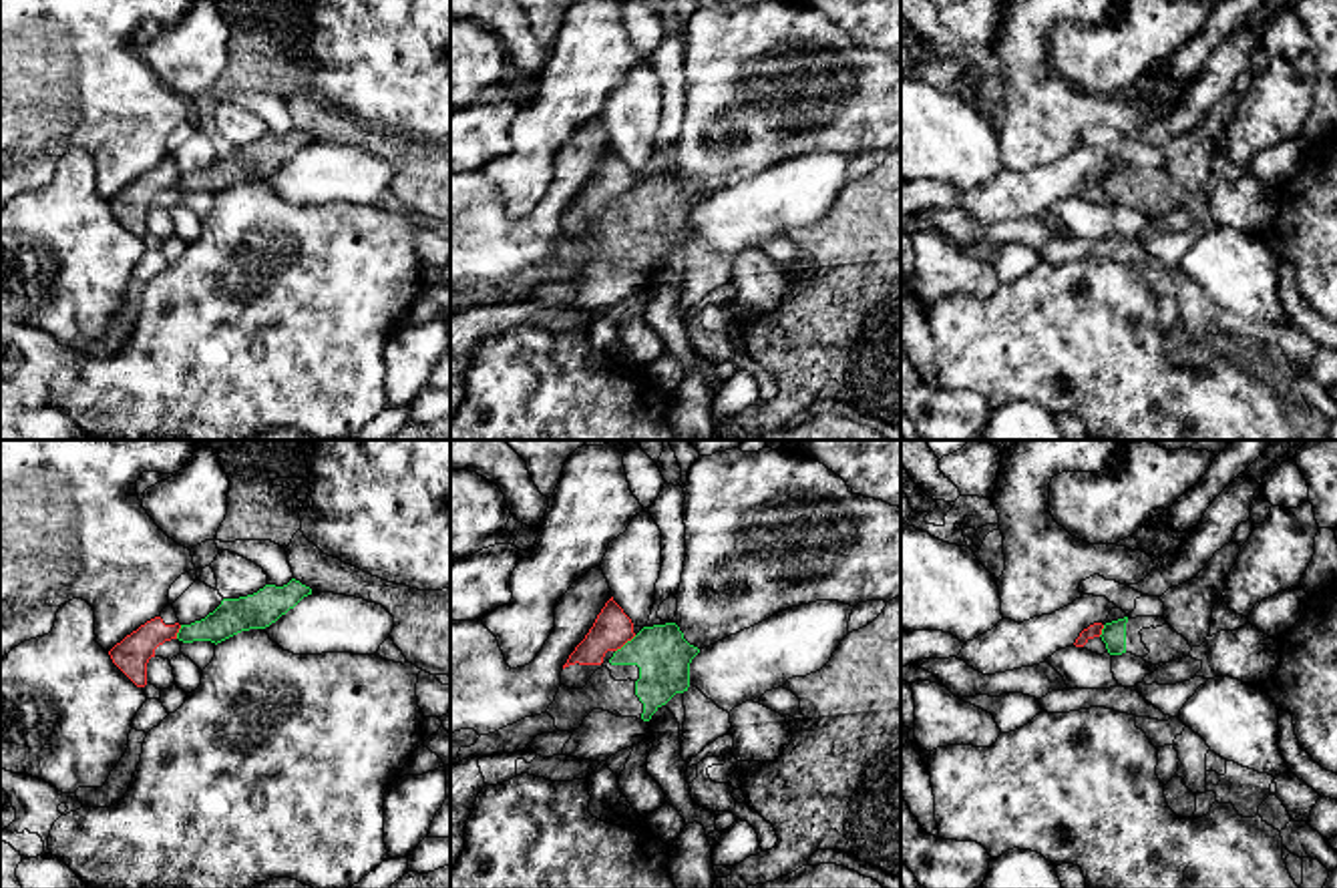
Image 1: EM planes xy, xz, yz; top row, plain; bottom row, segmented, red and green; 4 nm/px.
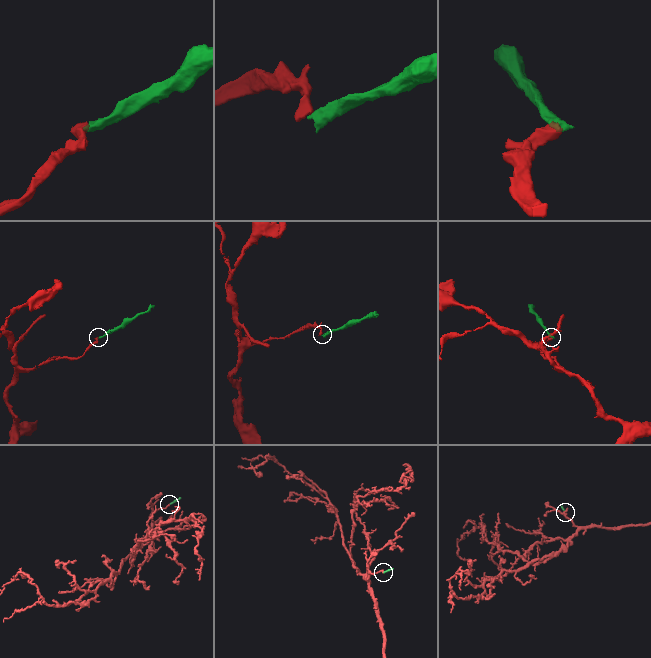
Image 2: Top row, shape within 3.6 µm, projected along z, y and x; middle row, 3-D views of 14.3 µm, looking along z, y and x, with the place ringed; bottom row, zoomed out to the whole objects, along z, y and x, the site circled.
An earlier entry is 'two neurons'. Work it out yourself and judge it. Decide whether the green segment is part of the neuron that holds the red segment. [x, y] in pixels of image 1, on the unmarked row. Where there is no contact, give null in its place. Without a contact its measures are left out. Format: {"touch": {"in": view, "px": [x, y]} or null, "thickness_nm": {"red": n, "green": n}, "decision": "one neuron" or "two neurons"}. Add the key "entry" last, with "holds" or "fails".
{"touch": {"in": "xz", "px": [626, 191]}, "thickness_nm": {"red": 160, "green": 220}, "decision": "two neurons", "entry": "holds"}

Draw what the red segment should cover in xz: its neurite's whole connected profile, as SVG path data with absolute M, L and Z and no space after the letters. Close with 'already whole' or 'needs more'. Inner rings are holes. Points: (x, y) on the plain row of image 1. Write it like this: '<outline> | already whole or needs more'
M611 147L597 165L585 189L575 197L563 215L561 235L569 239L583 239L591 225L633 187L635 183L631 169Z | needs more

